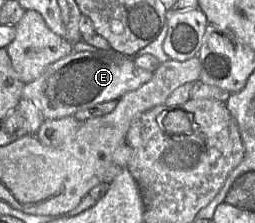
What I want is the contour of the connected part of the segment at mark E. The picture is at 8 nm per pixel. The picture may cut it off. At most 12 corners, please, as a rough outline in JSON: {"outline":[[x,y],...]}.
{"outline":[[72,52],[24,85],[45,119],[151,80],[134,57]]}

